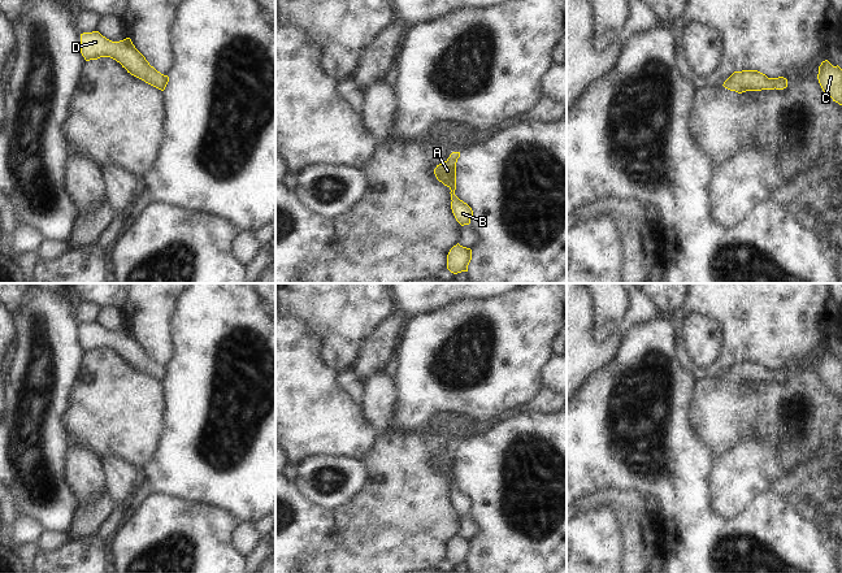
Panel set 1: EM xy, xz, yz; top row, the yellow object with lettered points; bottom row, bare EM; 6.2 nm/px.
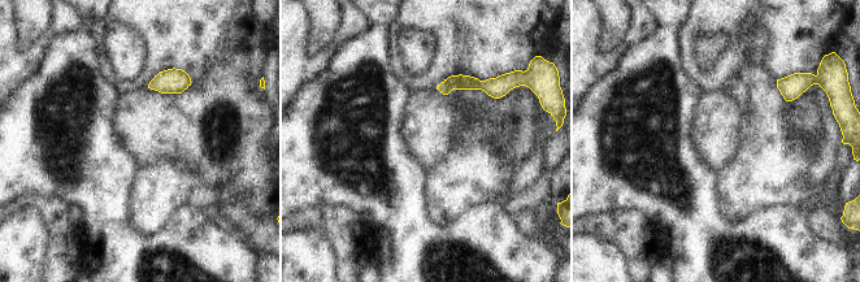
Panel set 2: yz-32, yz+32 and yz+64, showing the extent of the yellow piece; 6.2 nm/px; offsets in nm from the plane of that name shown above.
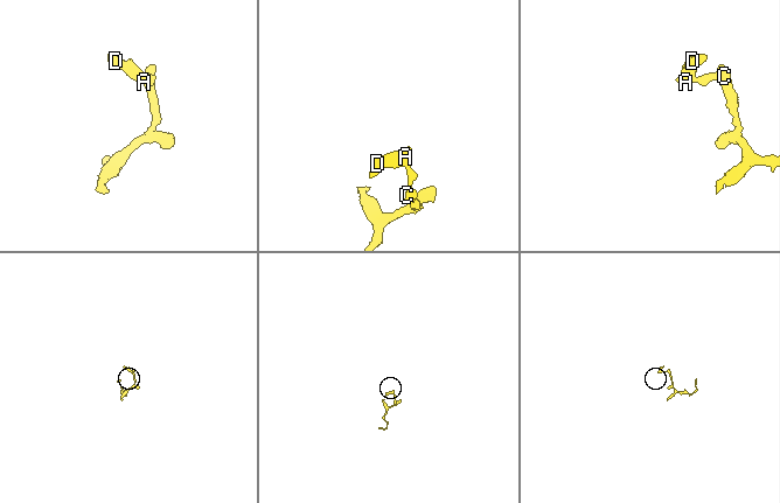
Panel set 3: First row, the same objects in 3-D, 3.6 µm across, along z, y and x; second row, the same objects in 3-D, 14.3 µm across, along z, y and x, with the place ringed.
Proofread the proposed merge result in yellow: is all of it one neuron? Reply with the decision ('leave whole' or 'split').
leave whole

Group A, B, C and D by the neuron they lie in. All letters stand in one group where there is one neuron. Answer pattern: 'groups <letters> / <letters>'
groups A B C D

